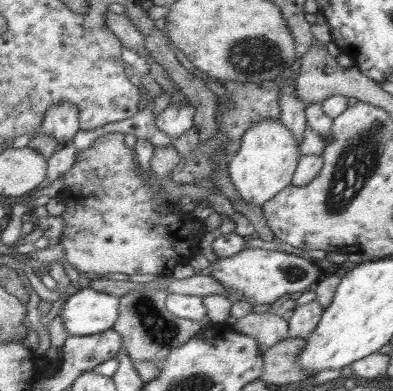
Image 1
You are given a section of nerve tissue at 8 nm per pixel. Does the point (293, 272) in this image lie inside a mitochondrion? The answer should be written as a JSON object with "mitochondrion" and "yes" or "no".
{"mitochondrion":"yes"}

